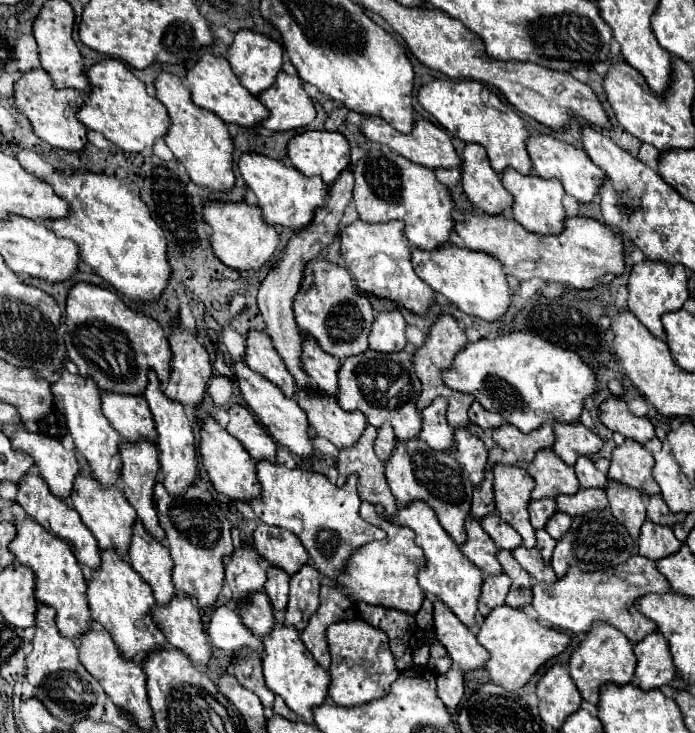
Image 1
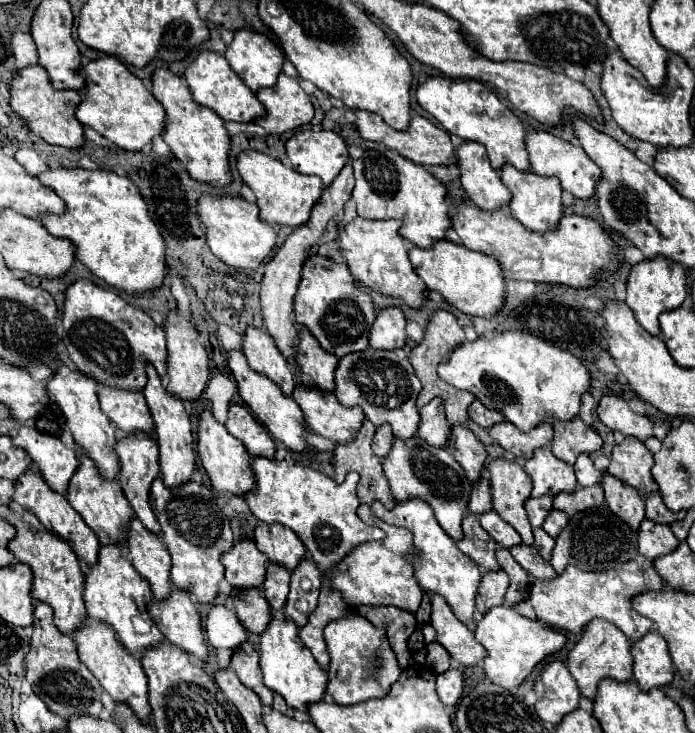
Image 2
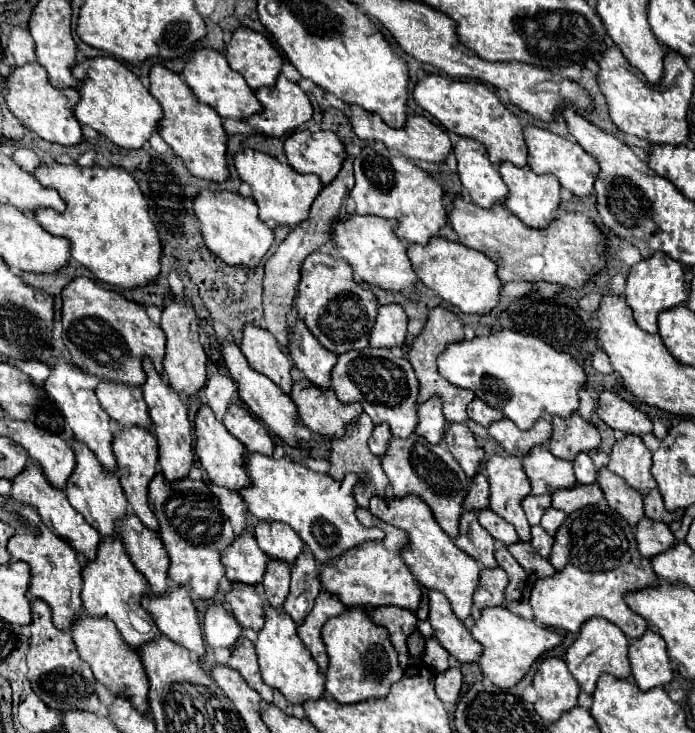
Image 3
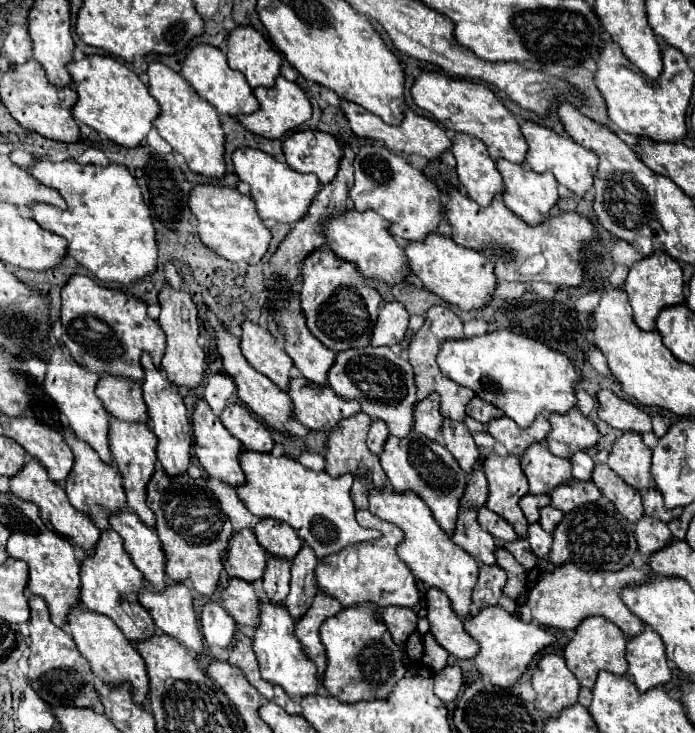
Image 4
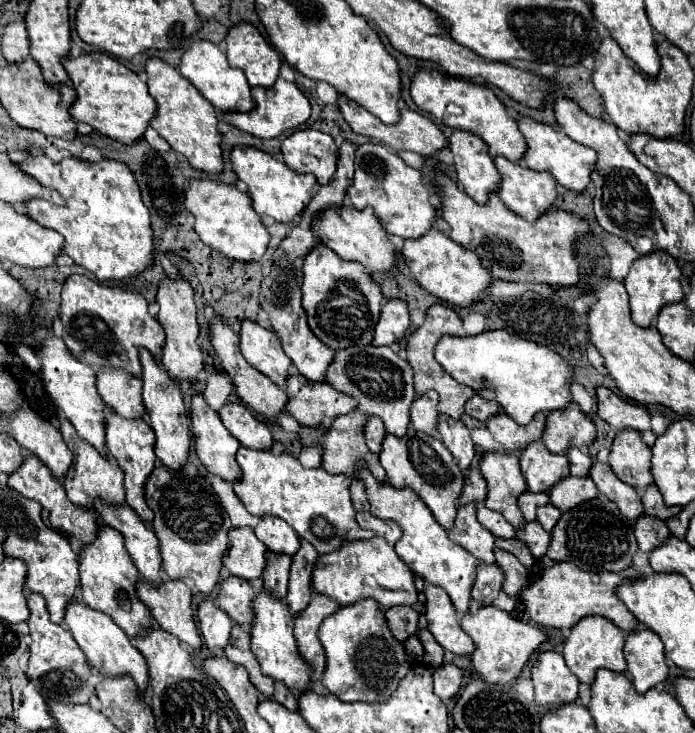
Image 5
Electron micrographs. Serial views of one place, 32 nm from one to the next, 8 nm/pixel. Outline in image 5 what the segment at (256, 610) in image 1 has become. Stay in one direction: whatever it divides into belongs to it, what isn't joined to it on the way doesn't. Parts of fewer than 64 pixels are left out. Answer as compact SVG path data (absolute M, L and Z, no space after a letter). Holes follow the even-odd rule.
M228 576L220 584L220 592L216 598L216 606L224 610L236 624L252 624L252 598L254 590L248 580L240 580L238 576Z

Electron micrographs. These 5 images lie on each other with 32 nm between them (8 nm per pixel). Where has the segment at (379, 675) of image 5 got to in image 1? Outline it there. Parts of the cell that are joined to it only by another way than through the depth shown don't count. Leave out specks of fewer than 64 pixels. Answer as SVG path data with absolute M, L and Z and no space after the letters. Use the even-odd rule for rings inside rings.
M362 618L340 620L330 624L326 630L328 648L332 656L330 664L330 688L328 696L338 706L358 706L370 700L384 698L390 690L390 684L398 678L400 670L396 668L394 654L388 648L388 636L384 630L370 626Z

